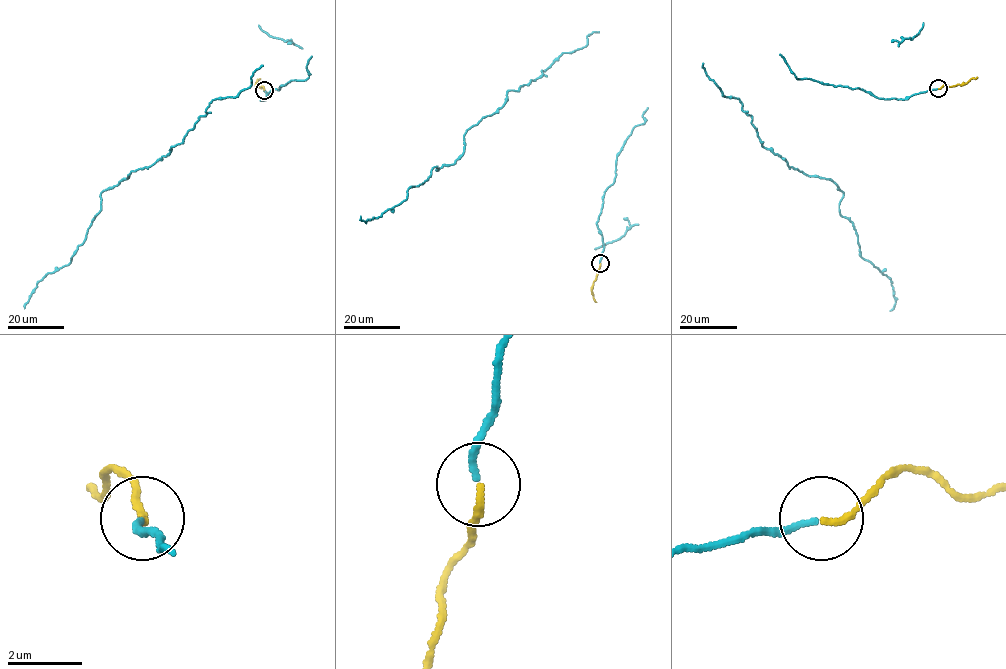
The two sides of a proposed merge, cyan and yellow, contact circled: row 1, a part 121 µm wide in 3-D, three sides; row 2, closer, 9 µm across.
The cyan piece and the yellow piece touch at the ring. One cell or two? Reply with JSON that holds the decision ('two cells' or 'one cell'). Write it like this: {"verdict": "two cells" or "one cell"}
{"verdict": "one cell"}

